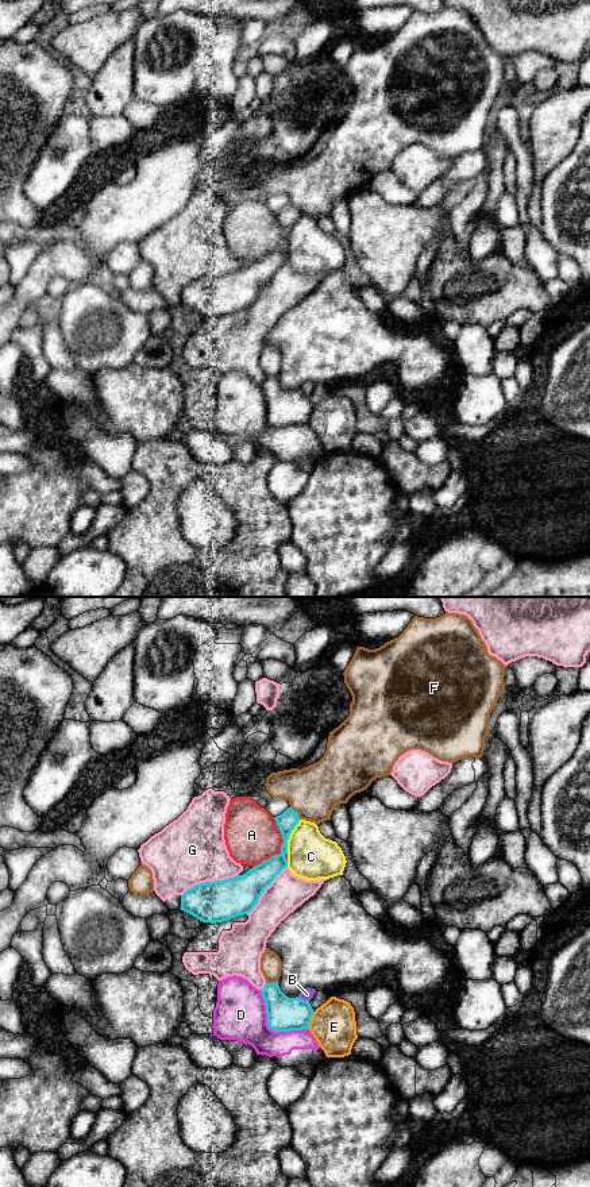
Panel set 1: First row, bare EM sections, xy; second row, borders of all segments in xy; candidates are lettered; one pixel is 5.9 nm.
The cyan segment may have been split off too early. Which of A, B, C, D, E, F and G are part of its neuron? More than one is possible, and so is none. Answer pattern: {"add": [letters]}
{"add": []}

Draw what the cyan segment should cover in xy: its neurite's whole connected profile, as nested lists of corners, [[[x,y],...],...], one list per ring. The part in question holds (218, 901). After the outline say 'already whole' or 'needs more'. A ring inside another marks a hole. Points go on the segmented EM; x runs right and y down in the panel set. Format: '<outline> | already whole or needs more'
[[[292,808],[274,818],[284,839],[279,855],[263,860],[243,875],[205,882],[188,889],[181,895],[180,909],[203,922],[215,924],[250,913],[265,889],[288,867],[285,858],[288,840],[300,821],[298,813]]] | already whole

